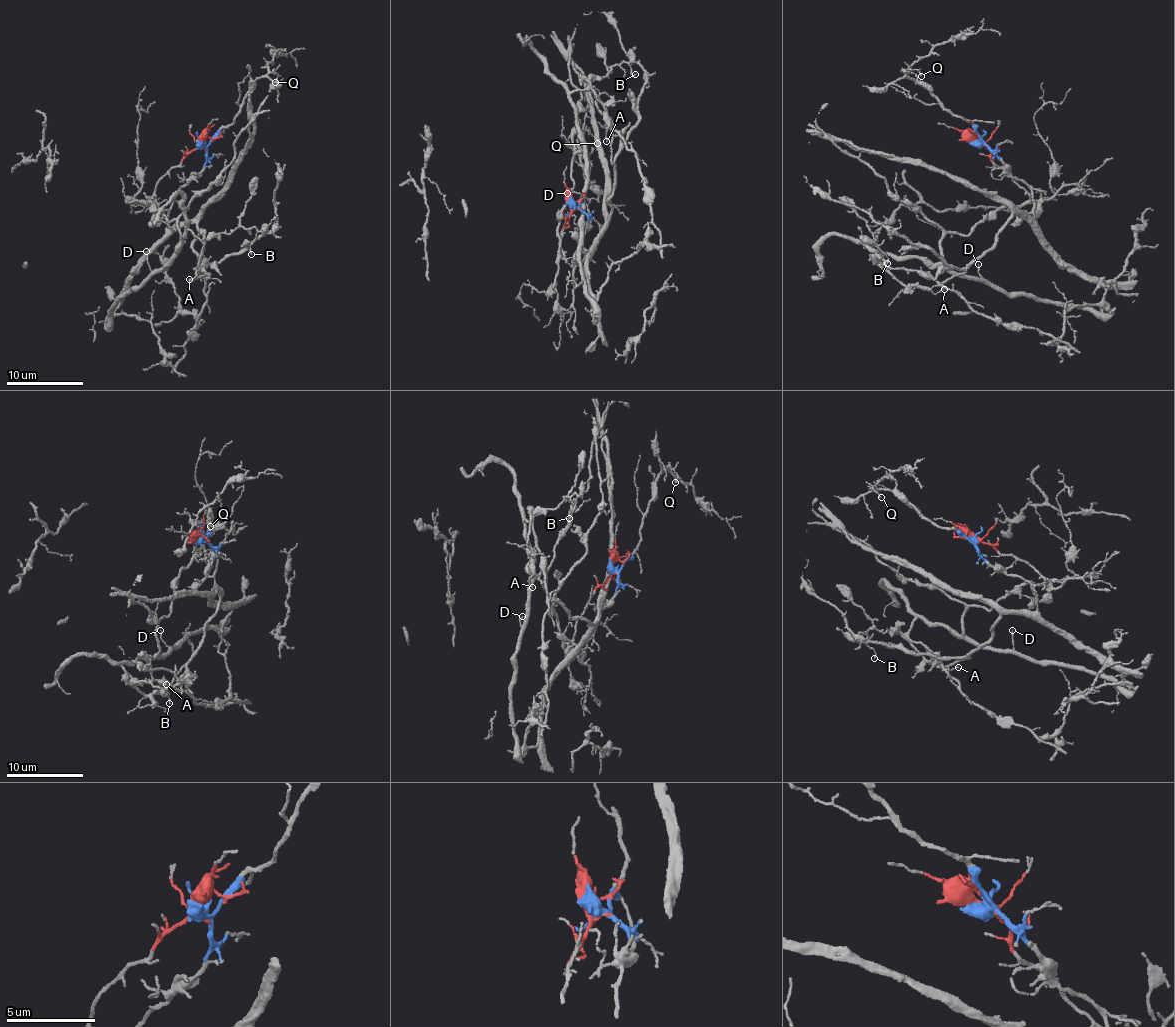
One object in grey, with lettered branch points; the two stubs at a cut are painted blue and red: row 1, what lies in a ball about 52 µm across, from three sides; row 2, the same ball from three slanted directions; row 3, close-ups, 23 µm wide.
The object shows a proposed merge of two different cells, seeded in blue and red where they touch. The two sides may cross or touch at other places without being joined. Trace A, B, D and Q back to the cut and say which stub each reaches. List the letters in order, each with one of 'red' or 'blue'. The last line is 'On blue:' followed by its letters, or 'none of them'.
A: blue
B: red
D: red
Q: blue
On blue: A, Q

